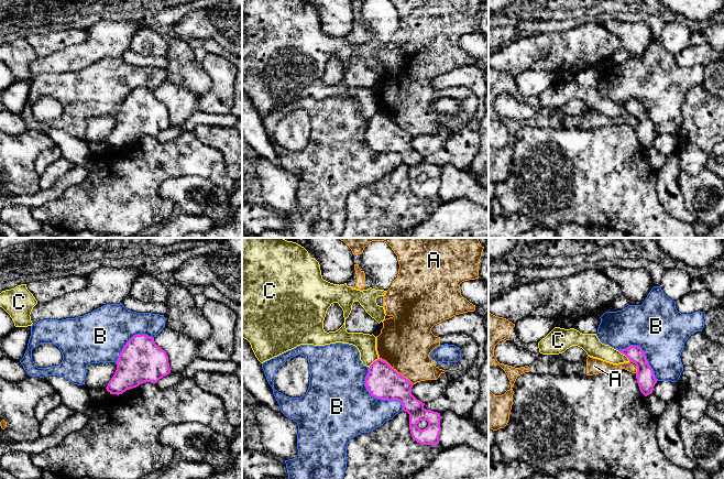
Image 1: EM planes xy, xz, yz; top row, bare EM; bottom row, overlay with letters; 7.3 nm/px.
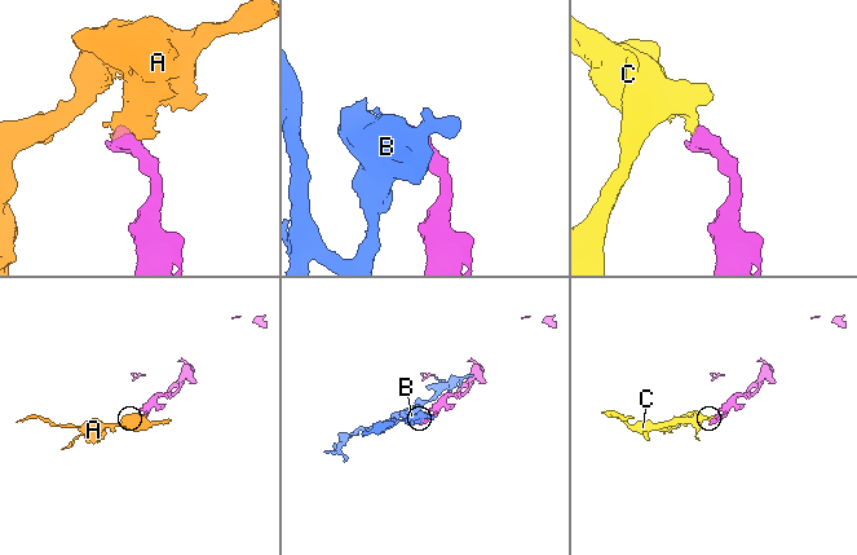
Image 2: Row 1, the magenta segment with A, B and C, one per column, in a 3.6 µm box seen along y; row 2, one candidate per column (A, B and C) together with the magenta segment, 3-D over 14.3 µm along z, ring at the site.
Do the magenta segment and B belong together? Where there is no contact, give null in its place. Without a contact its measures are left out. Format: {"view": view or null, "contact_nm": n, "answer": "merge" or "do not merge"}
{"view": "xz", "contact_nm": 400, "answer": "do not merge"}

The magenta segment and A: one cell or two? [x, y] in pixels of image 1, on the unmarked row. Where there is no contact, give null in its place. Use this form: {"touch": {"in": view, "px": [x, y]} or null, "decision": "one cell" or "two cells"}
{"touch": {"in": "xz", "px": [395, 123]}, "decision": "two cells"}

